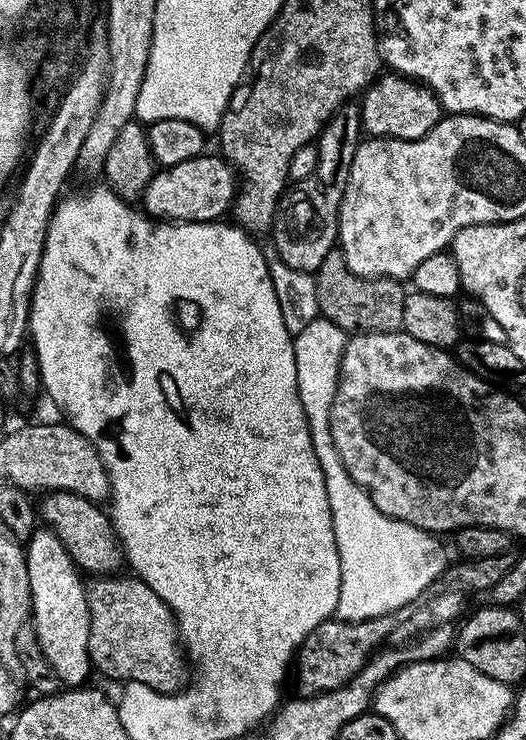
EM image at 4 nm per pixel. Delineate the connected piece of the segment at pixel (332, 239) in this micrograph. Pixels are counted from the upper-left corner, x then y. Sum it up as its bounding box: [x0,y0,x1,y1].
[274,102,362,274]

